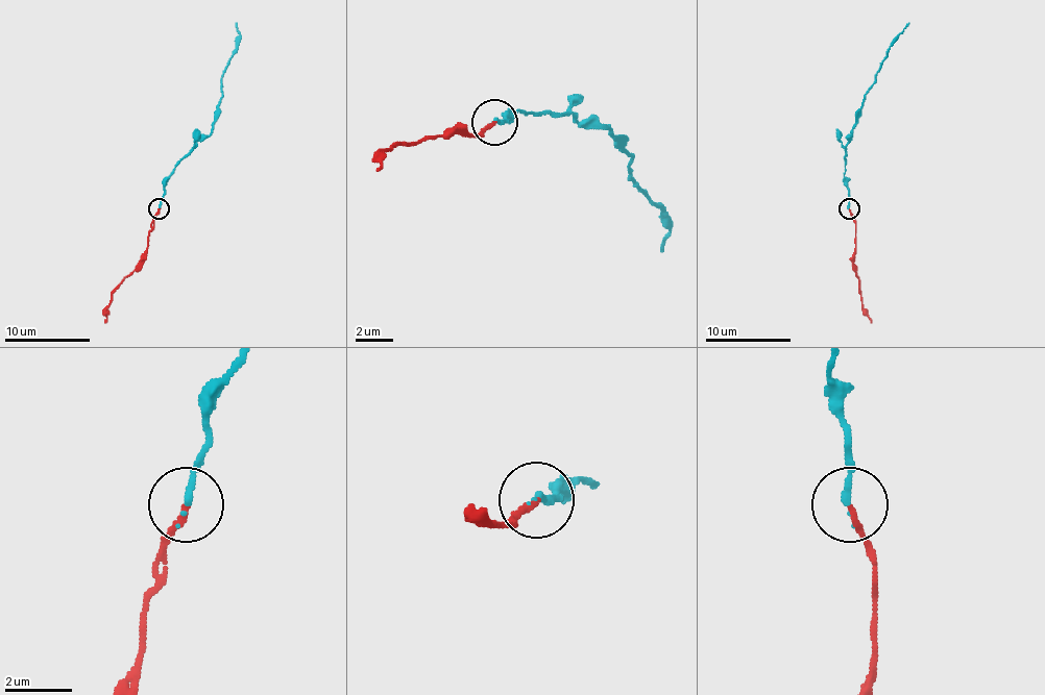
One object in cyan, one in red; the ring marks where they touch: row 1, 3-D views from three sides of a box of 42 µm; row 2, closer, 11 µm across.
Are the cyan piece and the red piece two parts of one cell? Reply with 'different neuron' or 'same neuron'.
same neuron

